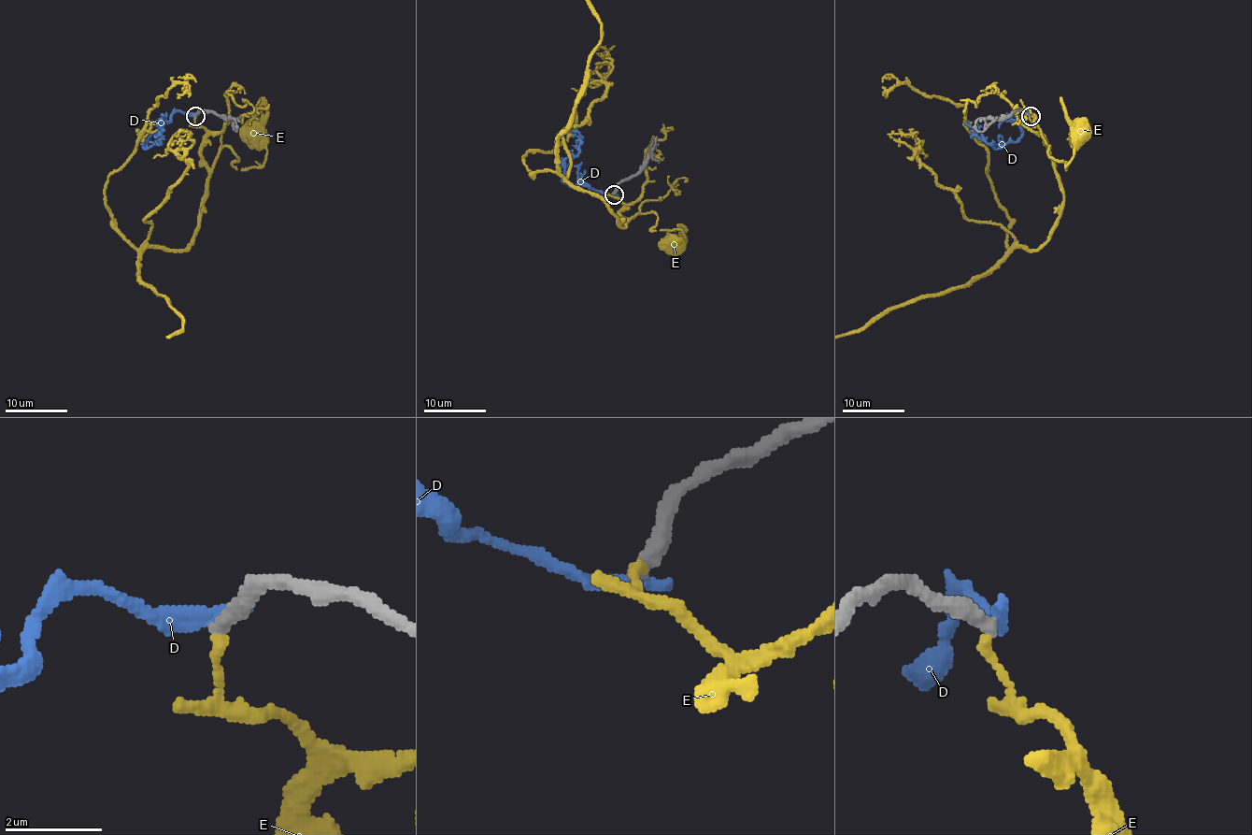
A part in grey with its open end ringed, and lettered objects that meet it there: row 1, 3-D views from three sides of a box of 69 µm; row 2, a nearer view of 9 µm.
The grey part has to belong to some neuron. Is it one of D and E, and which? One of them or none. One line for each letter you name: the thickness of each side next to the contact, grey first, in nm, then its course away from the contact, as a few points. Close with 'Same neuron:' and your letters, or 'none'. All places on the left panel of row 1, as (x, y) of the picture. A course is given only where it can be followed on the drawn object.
Same neuron: none

